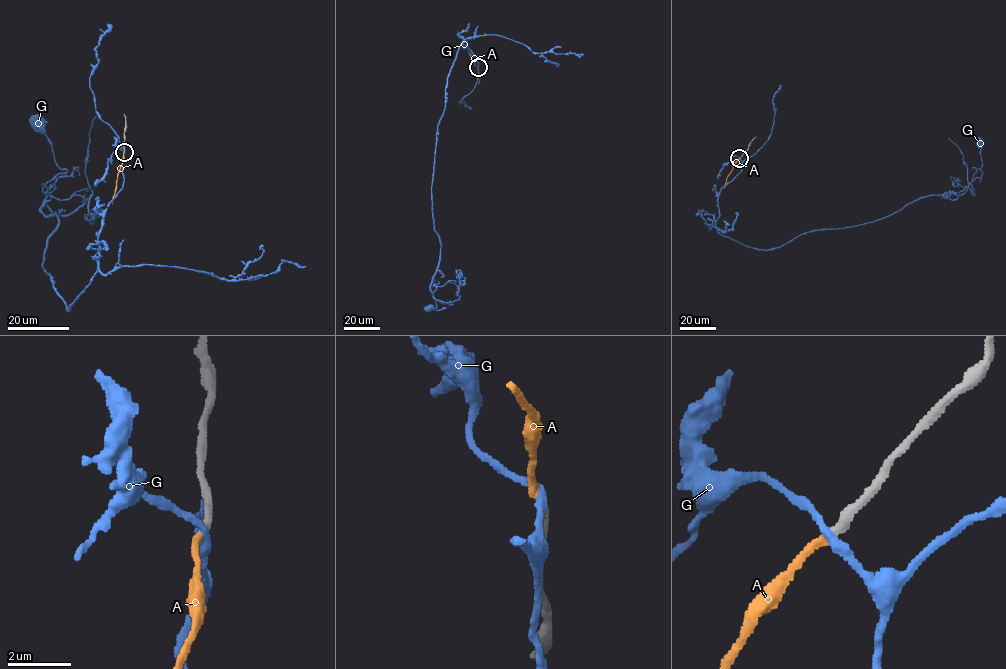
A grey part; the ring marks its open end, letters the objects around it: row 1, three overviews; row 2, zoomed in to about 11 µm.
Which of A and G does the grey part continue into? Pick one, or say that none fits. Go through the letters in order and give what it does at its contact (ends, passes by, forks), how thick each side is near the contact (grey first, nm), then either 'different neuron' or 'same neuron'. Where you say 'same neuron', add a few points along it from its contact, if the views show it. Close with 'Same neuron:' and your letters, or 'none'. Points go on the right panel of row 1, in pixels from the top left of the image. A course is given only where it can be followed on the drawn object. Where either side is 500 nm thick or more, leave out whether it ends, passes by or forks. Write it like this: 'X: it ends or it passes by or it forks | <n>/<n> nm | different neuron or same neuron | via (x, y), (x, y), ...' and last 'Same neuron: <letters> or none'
A: it ends | 300/260 nm | same neuron | via (739, 159), (723, 188)
G: it passes by | 300/240 nm | different neuron
Same neuron: A

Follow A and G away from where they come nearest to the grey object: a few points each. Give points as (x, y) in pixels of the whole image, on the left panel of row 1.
A: (124, 152), (112, 203)
G: (124, 152), (97, 271), (67, 311), (43, 263), (58, 220), (41, 210), (43, 188), (67, 171), (39, 124)

